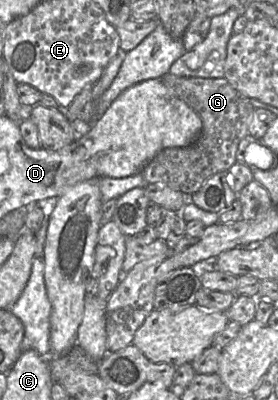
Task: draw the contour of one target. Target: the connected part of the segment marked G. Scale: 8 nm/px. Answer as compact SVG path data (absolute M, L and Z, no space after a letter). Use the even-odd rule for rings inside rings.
M169 72L159 78L184 103L192 108L201 118L202 129L198 138L185 147L165 148L155 155L140 171L148 183L163 183L173 190L189 197L198 191L212 175L228 171L236 163L236 153L240 141L248 135L249 117L255 110L250 98L245 97L224 78L179 77Z

